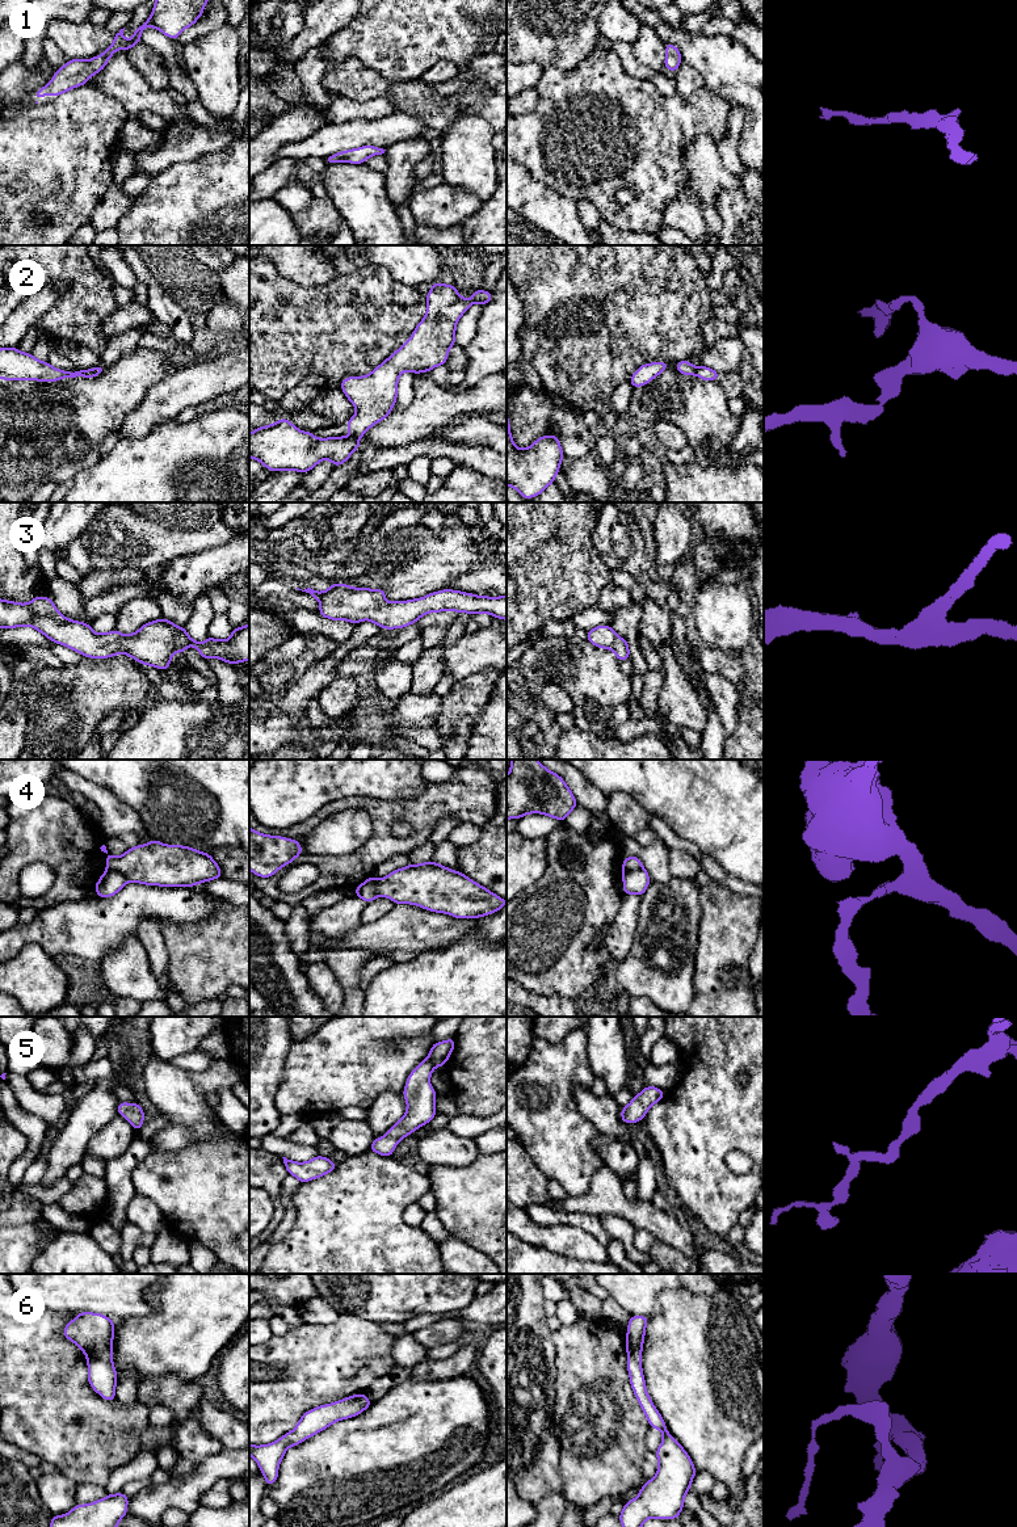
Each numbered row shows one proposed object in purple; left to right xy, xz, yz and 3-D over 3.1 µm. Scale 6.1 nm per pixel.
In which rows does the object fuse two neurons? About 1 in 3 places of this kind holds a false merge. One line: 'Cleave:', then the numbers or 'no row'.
Cleave: 2, 4

